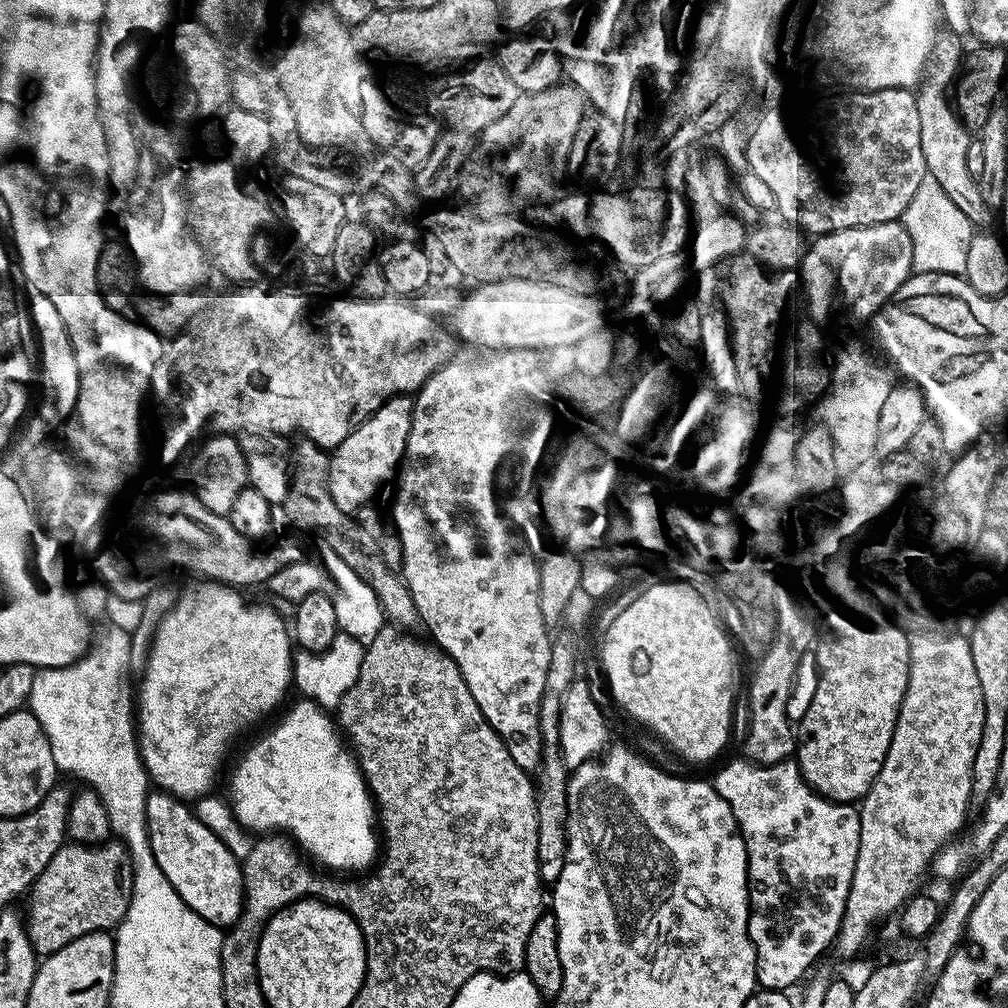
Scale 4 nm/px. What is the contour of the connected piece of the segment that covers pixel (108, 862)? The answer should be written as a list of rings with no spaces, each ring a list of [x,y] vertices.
[[[116,838],[91,846],[64,843],[54,854],[54,858],[50,858],[46,870],[38,874],[38,878],[27,893],[27,900],[28,909],[23,909],[22,912],[24,929],[28,931],[32,949],[40,958],[62,950],[62,946],[91,932],[108,932],[115,929],[126,914],[128,903],[132,901],[132,860],[128,856],[128,849]]]

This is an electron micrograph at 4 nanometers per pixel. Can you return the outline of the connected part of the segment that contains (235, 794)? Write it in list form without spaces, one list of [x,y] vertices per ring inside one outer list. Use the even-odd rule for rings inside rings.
[[[307,698],[297,701],[269,732],[262,733],[241,754],[240,761],[232,768],[232,797],[228,796],[226,801],[237,823],[249,833],[287,834],[297,849],[321,869],[336,874],[363,873],[378,860],[378,813],[372,793],[333,717],[331,720],[325,709]]]

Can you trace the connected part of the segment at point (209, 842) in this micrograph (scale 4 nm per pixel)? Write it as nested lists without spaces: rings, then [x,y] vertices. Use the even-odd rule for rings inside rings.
[[[163,790],[149,791],[144,804],[148,823],[148,841],[154,858],[166,874],[170,886],[190,910],[221,930],[235,924],[244,910],[244,873],[242,864],[214,833],[196,817],[183,799],[169,796]]]

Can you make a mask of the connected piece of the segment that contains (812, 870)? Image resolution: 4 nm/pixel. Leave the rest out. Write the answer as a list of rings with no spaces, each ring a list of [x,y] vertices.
[[[747,758],[739,759],[730,761],[717,774],[714,787],[716,793],[730,806],[734,814],[736,825],[740,828],[740,836],[744,840],[744,849],[748,855],[748,933],[756,951],[757,985],[764,990],[788,990],[791,989],[791,984],[798,983],[800,979],[803,981],[809,975],[813,965],[817,963],[815,960],[836,943],[836,936],[840,932],[840,923],[846,910],[844,899],[850,894],[850,882],[854,878],[854,866],[858,862],[860,810],[855,803],[827,800],[824,796],[819,796],[804,780],[795,759],[789,758],[777,764],[754,764]]]

